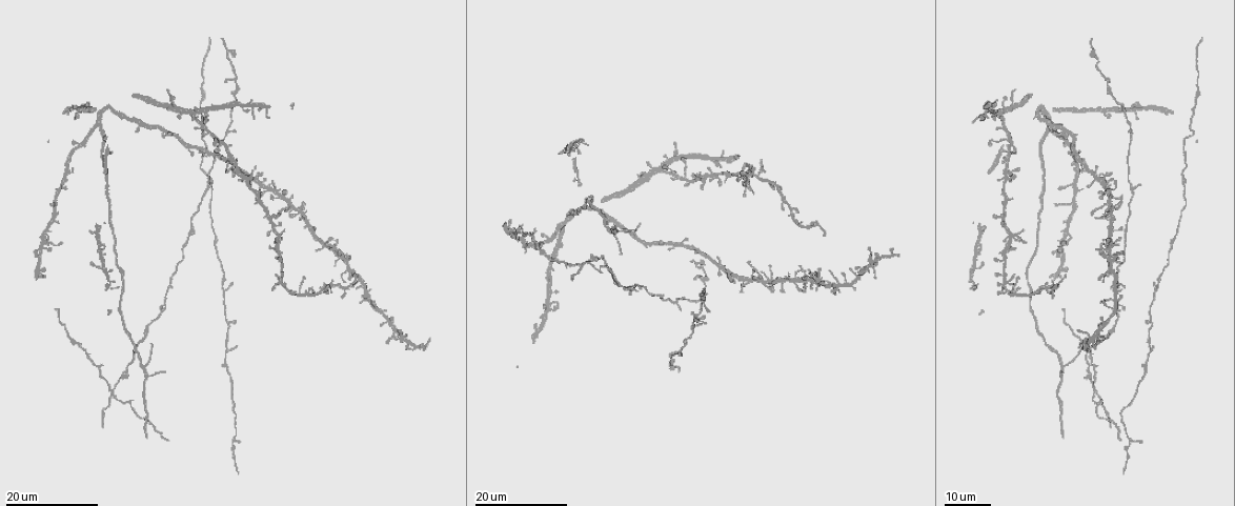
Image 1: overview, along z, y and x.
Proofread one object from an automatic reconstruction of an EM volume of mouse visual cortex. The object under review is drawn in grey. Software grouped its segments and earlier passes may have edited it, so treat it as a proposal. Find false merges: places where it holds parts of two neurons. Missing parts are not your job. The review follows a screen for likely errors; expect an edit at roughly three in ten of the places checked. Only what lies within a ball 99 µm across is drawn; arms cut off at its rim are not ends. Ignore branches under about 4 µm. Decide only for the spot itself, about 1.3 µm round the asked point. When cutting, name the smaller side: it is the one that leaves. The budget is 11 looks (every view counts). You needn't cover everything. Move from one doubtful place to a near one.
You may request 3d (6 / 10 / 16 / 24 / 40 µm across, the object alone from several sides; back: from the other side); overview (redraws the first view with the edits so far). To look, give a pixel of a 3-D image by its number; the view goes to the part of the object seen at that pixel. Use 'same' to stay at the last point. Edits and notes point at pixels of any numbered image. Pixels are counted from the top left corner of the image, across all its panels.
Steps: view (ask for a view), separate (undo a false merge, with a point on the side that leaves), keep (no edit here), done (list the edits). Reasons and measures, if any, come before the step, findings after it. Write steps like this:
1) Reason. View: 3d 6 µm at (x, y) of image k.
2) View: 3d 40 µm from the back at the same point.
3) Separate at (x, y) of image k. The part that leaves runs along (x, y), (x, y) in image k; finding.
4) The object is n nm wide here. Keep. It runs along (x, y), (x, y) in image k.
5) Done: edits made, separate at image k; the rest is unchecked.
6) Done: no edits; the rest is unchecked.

Arms part here. View: 3d 16 µm at (676, 301) of image 1.

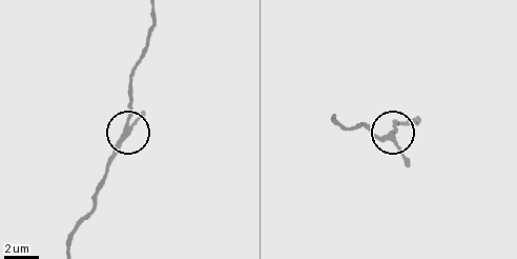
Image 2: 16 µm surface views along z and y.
View: 3d 10 µm at (127, 127) of image 2.

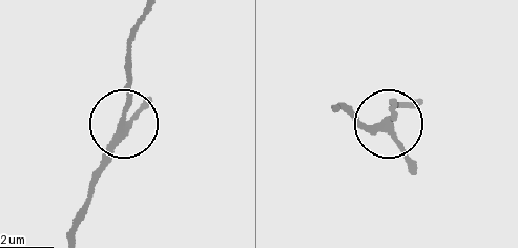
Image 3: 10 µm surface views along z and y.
3 arms meet here. Keep. It runs along (67, 234), (122, 119), (128, 40) in image 3; all the same neuron.

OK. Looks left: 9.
View: 3d 16 µm at (1185, 184) of image 1.

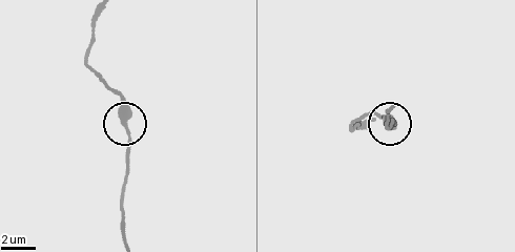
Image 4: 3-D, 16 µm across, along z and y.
Zoom in. View: 3d 10 µm at (124, 126) of image 4.

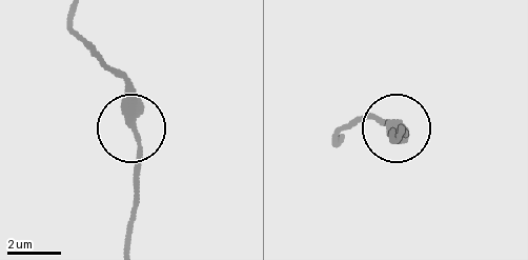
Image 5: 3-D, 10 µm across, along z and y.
The side arm is 39 µm long. Keep. All the same neuron.

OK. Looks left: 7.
View: 3d 24 µm at (290, 204) of image 1.

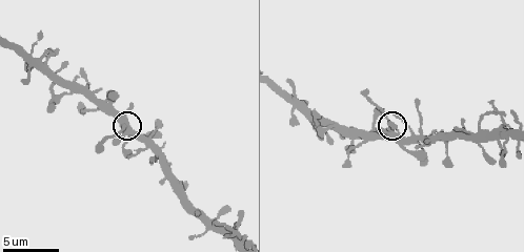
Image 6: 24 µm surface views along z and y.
View: 3d 10 µm at (124, 126) of image 6.

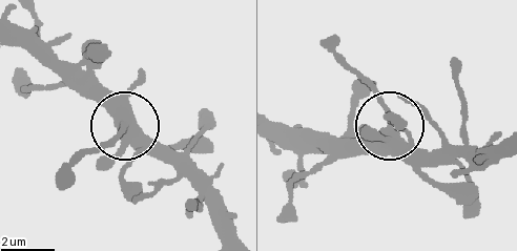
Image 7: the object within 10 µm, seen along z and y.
The object is 360 nm wide here. Keep. One neuron here.

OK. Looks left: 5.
Looks like a crossing. View: 3d 24 µm at (112, 391) of image 1.

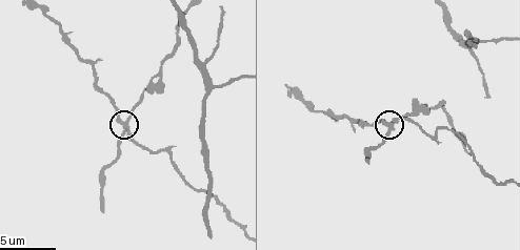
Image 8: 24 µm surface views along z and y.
Zoom in. View: 3d 10 µm at (127, 128) of image 8.

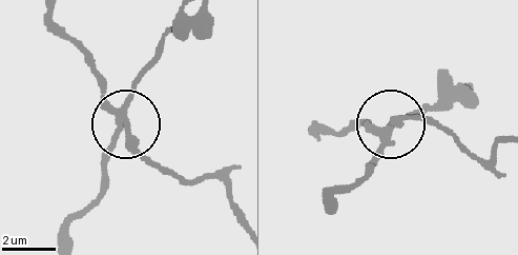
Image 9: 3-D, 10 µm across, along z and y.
From behind. View: 3d 10 µm from the back at (124, 119) of image 9.

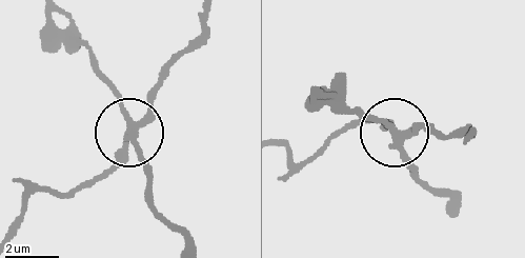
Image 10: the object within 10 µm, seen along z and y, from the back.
The object is 280 nm wide here. Separate at (152, 88) of image 10. The part that leaves runs along (135, 121), (201, 22) in image 10; two neurons meet here.

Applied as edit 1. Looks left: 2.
Branch point. View: 3d 16 µm at (202, 64) of image 8.

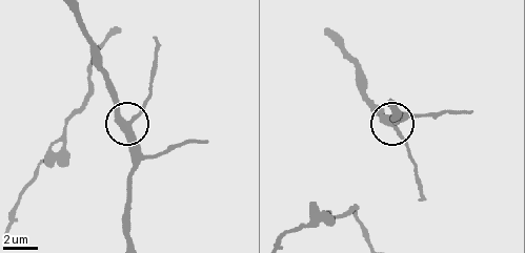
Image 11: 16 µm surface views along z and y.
The object is 370 nm wide here. Keep. It runs along (69, 8), (124, 122), (135, 172) in image 11; all the same neuron.

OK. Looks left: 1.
Done: edits made, separate at image 10; the rest is unchecked.

